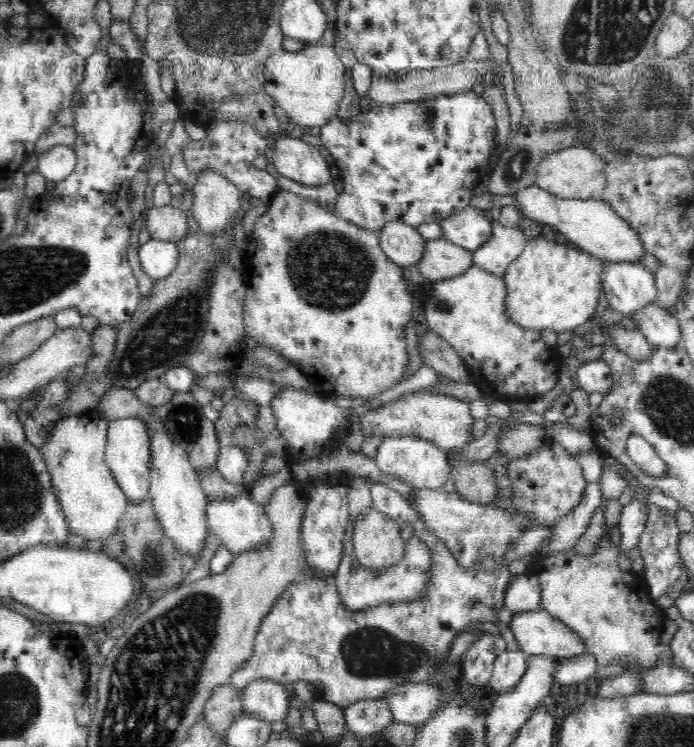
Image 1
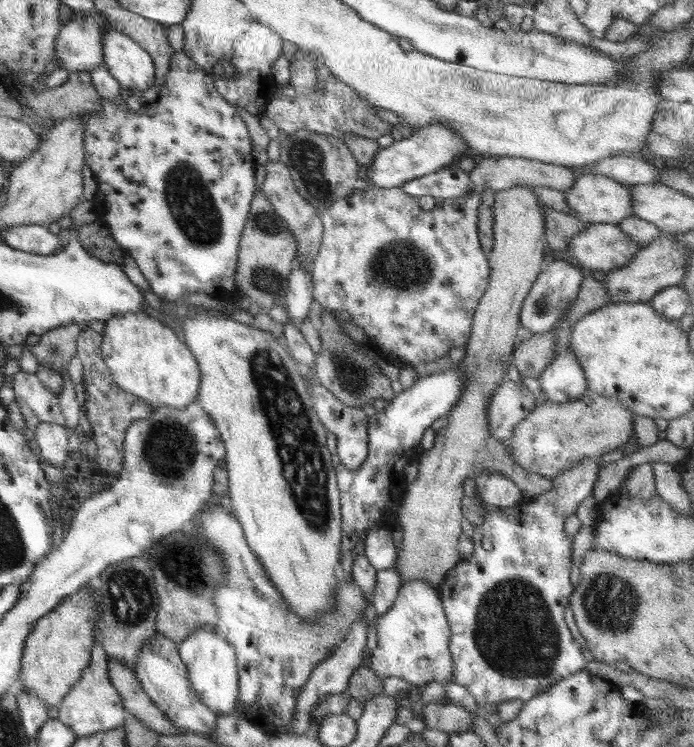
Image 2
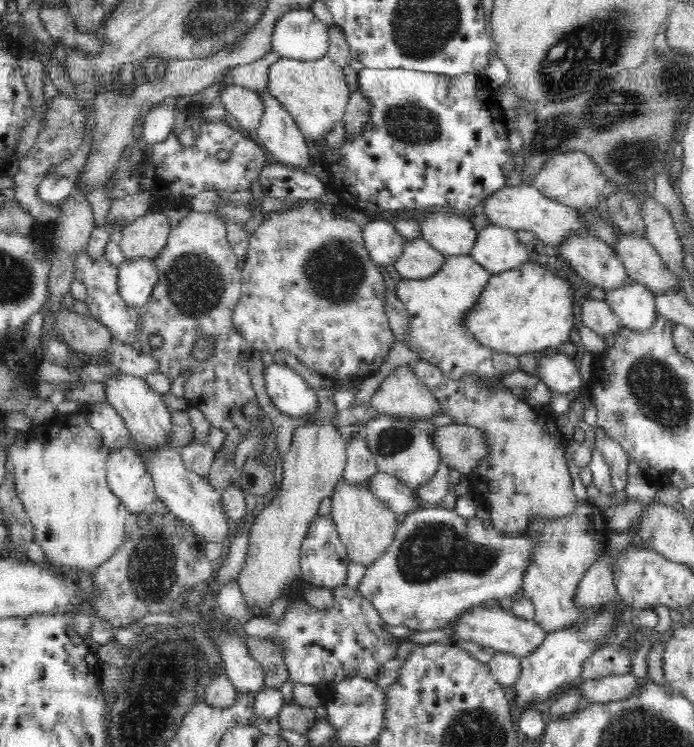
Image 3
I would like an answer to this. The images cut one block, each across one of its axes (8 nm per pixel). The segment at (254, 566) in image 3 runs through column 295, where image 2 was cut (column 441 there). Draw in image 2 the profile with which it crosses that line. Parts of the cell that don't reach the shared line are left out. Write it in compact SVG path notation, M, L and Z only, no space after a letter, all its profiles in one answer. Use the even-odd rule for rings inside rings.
M514 185L505 191L495 193L493 208L493 249L488 254L490 268L489 281L484 295L480 298L473 315L472 332L466 346L466 353L461 362L461 372L465 372L462 394L456 404L446 415L448 422L444 430L435 436L434 446L430 450L422 451L418 457L419 473L411 482L405 485L402 493L401 507L396 511L398 524L402 528L402 545L398 549L398 574L404 582L411 580L424 580L432 588L442 584L445 576L462 560L458 553L458 538L462 534L462 508L461 500L464 496L463 484L466 478L478 477L484 471L500 471L510 477L515 485L530 497L548 492L554 487L553 479L542 477L538 473L526 471L518 465L505 444L490 434L486 407L494 394L496 387L506 378L505 370L510 363L518 338L519 314L530 293L534 281L538 278L545 266L545 249L548 247L545 238L544 213L542 202L538 201L538 194L533 187Z

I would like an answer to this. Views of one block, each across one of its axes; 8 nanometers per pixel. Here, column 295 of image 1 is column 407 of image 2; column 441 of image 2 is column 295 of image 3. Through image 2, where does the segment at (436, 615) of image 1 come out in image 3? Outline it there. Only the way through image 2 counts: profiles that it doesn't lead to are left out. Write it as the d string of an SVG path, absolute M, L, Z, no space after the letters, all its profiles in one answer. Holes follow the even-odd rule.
M344 584L334 587L333 594L333 606L329 609L314 609L305 599L298 599L289 604L281 619L260 615L243 624L249 636L269 638L281 646L289 680L314 686L321 698L332 695L344 678L361 676L374 681L380 668L395 658L403 642L384 631L380 613L358 590Z

